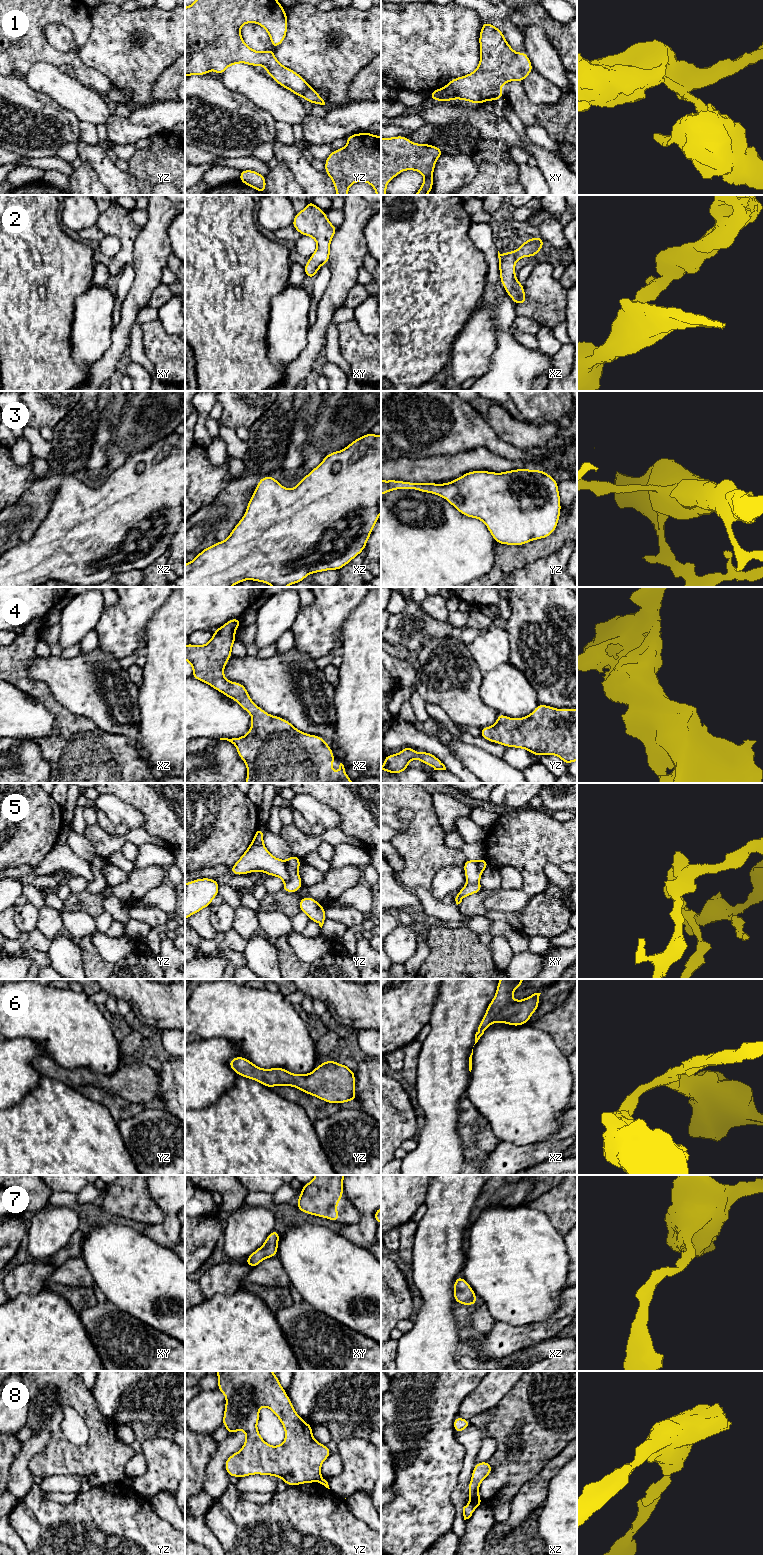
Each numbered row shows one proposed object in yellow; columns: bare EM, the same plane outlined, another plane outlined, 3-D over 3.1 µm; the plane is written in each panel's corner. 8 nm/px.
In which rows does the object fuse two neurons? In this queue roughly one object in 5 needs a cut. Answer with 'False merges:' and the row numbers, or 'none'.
False merges: 1, 5, 8

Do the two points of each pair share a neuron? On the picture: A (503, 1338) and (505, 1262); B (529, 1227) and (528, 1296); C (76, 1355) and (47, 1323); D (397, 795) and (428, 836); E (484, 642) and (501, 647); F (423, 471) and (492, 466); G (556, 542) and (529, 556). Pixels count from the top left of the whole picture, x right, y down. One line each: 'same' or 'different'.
A: different
B: same
C: same
D: same
E: same
F: same
G: same

